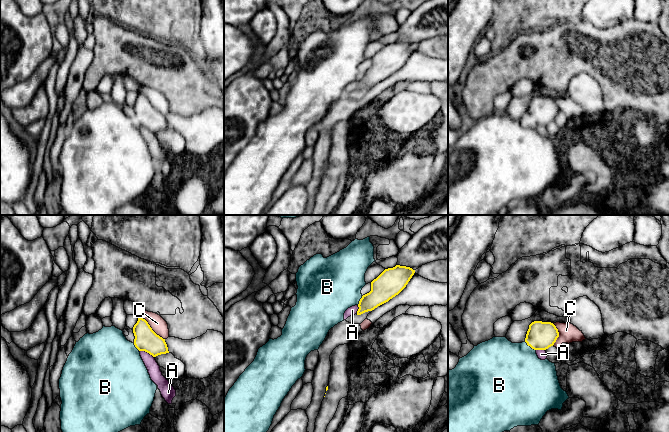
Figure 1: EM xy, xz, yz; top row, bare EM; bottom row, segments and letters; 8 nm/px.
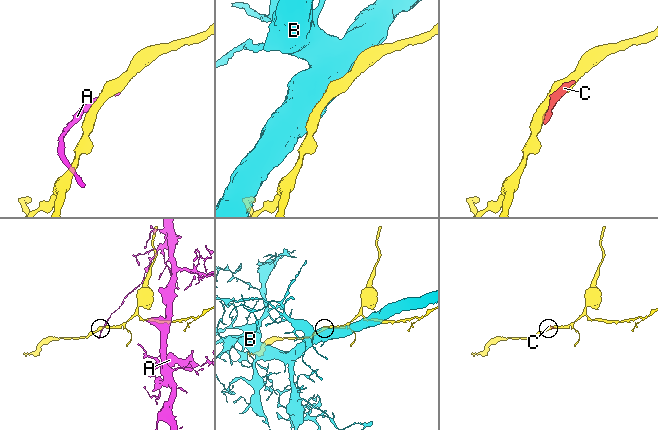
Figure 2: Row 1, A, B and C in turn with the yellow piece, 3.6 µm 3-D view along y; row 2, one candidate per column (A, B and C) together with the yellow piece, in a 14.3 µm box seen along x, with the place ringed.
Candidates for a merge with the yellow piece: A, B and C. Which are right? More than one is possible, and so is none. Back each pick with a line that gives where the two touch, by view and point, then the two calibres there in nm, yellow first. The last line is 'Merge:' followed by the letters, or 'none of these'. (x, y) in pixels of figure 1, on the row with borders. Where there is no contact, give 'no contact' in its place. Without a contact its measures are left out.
Merge: none of these

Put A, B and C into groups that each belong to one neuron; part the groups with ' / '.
A / B / C

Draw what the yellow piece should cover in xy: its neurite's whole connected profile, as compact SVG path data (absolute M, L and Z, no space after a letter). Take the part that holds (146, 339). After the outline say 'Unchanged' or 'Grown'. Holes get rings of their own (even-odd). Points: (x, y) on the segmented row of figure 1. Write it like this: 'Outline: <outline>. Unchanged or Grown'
Outline: M138 318L133 333L134 345L139 351L145 351L153 357L169 353L165 339L157 335L145 319Z. Unchanged

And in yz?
Outline: M534 321L529 325L525 342L534 350L546 350L559 337L556 326L551 322Z. Unchanged

